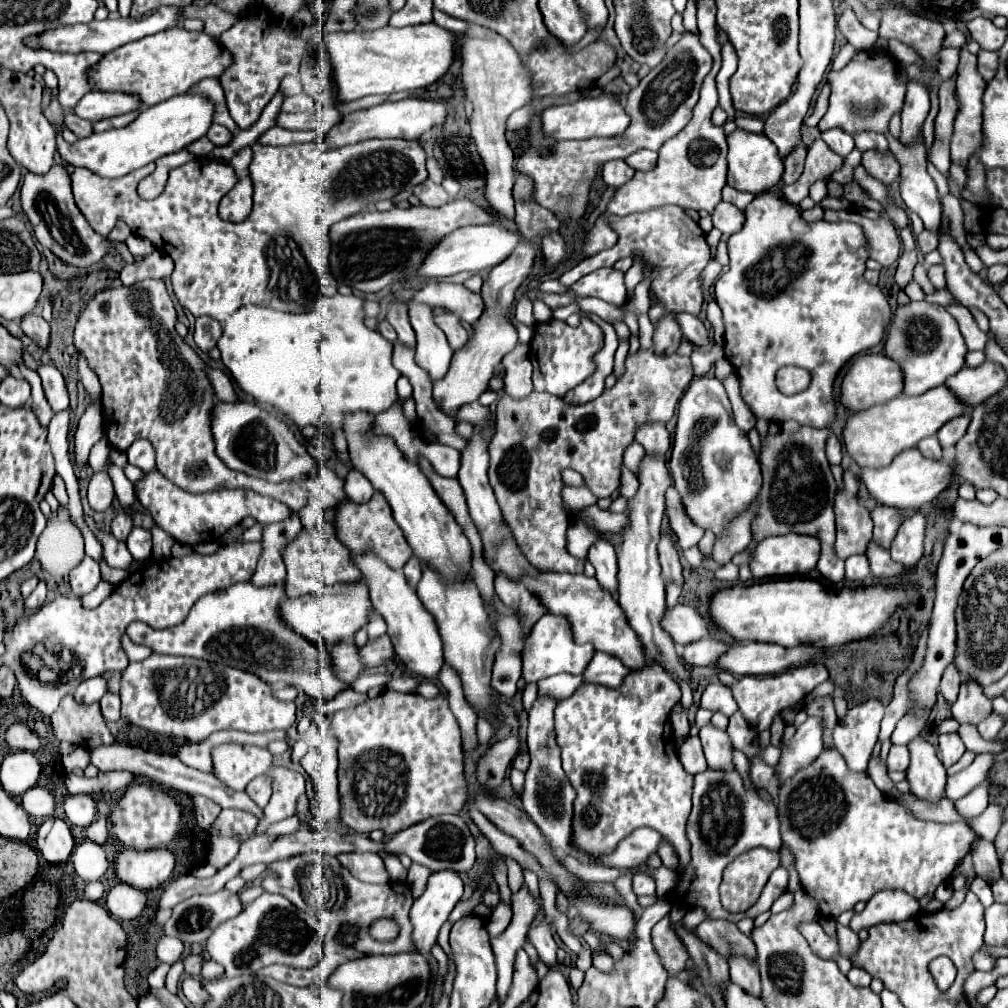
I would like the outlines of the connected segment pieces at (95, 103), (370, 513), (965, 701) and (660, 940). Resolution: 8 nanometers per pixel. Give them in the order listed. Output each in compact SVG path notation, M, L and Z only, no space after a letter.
M89 92L69 112L73 112L75 116L81 116L85 120L97 122L97 120L103 120L103 118L127 114L127 112L135 110L139 104L141 104L139 98L137 96L129 96L129 94Z
M375 492L373 498L365 504L355 504L351 500L343 500L337 506L337 518L335 518L335 532L337 538L351 550L351 552L375 552L379 558L383 558L391 568L399 570L403 568L409 558L413 556L413 550L409 548L401 528L393 520L391 508L385 502L381 492Z
M963 674L959 696L951 705L952 718L959 724L978 725L981 720L991 716L991 712L991 700L983 694L983 688L977 684L977 680Z
M669 914L653 926L651 936L653 936L653 946L655 946L661 962L665 964L665 970L669 972L669 976L681 974L681 970L685 968L685 964L689 960L689 952L687 952L683 940L671 928Z

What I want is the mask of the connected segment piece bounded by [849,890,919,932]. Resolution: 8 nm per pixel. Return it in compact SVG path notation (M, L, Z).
M883 890L883 892L877 892L867 902L867 908L861 914L855 914L849 926L853 932L860 932L885 920L909 920L909 916L917 912L919 912L919 902L907 892Z

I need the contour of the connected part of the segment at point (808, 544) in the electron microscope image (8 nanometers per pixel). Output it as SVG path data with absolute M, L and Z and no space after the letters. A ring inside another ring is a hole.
M805 534L771 536L757 544L749 568L755 580L805 576L817 566L819 552L821 542L815 536Z

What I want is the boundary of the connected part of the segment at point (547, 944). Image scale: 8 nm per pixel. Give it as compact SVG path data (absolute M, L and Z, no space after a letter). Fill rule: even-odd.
M543 916L541 924L535 926L531 932L529 932L529 942L535 946L539 958L551 968L557 964L557 958L555 958L555 952L557 952L557 944L553 940L553 920L549 916Z

